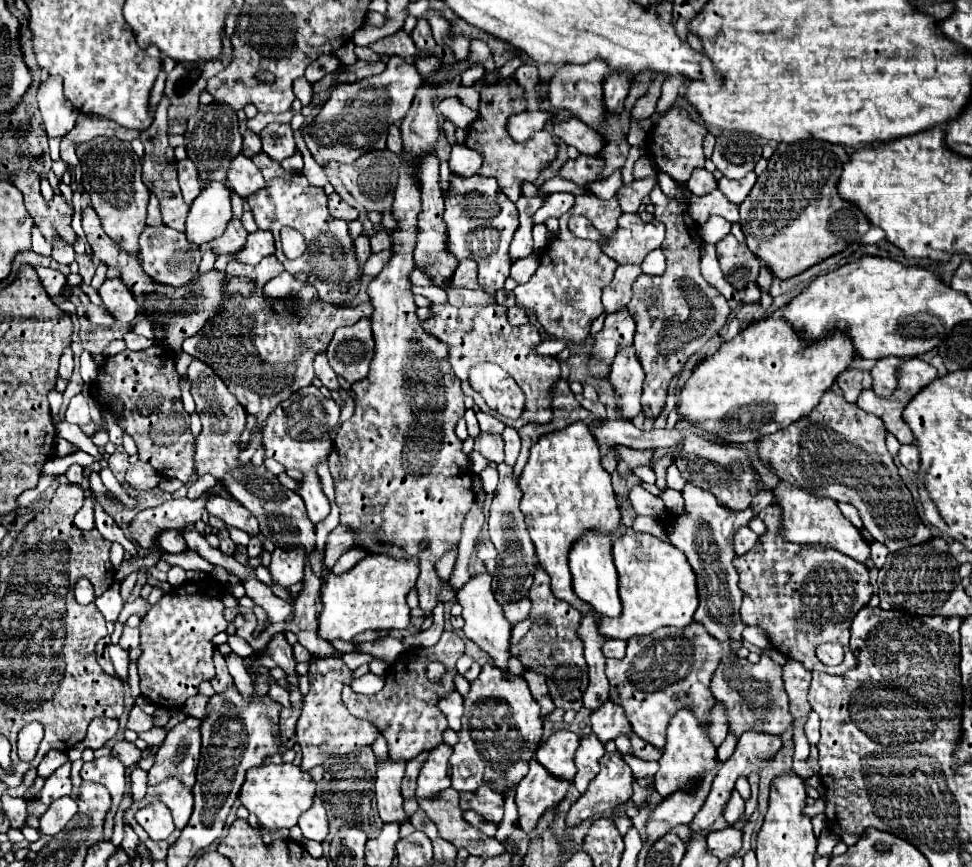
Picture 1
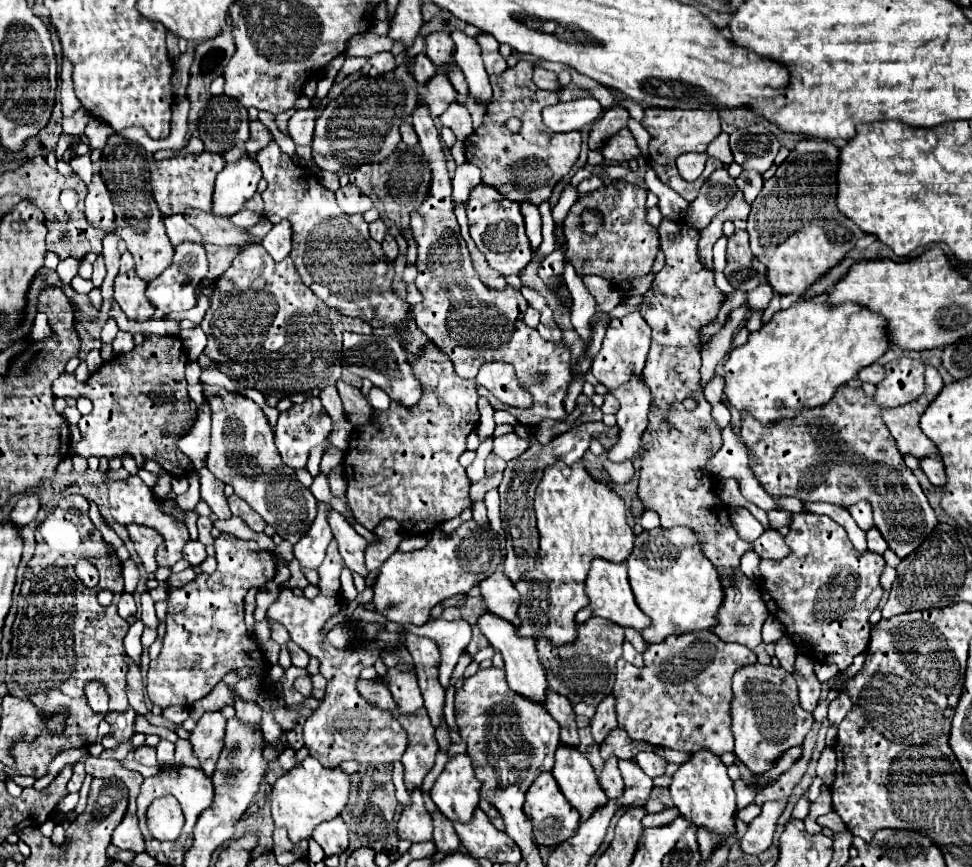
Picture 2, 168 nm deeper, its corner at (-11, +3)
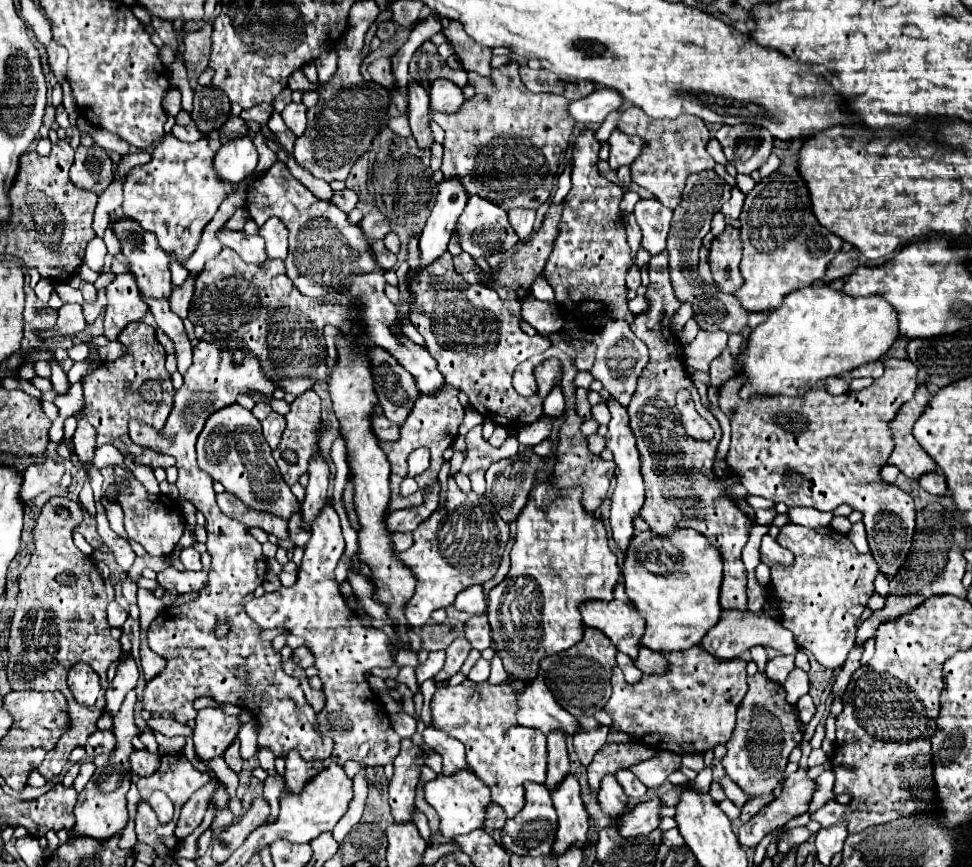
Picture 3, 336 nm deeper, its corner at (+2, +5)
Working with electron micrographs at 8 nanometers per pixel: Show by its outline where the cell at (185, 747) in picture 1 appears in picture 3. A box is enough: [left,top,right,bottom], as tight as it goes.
[193,707,239,761]

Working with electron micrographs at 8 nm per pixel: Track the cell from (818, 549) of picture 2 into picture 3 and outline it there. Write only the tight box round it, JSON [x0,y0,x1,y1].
[769,523,879,669]

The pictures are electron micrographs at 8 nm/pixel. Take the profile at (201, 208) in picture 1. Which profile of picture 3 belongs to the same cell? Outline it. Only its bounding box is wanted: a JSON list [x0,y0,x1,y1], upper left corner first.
[213,137,259,185]

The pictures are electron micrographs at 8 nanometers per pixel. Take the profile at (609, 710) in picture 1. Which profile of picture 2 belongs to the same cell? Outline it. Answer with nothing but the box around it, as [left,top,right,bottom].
[600,729,654,761]

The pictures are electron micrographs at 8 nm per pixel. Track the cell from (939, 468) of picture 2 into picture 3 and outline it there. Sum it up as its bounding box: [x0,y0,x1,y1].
[917,471,947,495]

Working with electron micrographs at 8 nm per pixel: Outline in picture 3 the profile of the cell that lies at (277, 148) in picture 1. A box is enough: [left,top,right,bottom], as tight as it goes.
[281,103,307,137]

